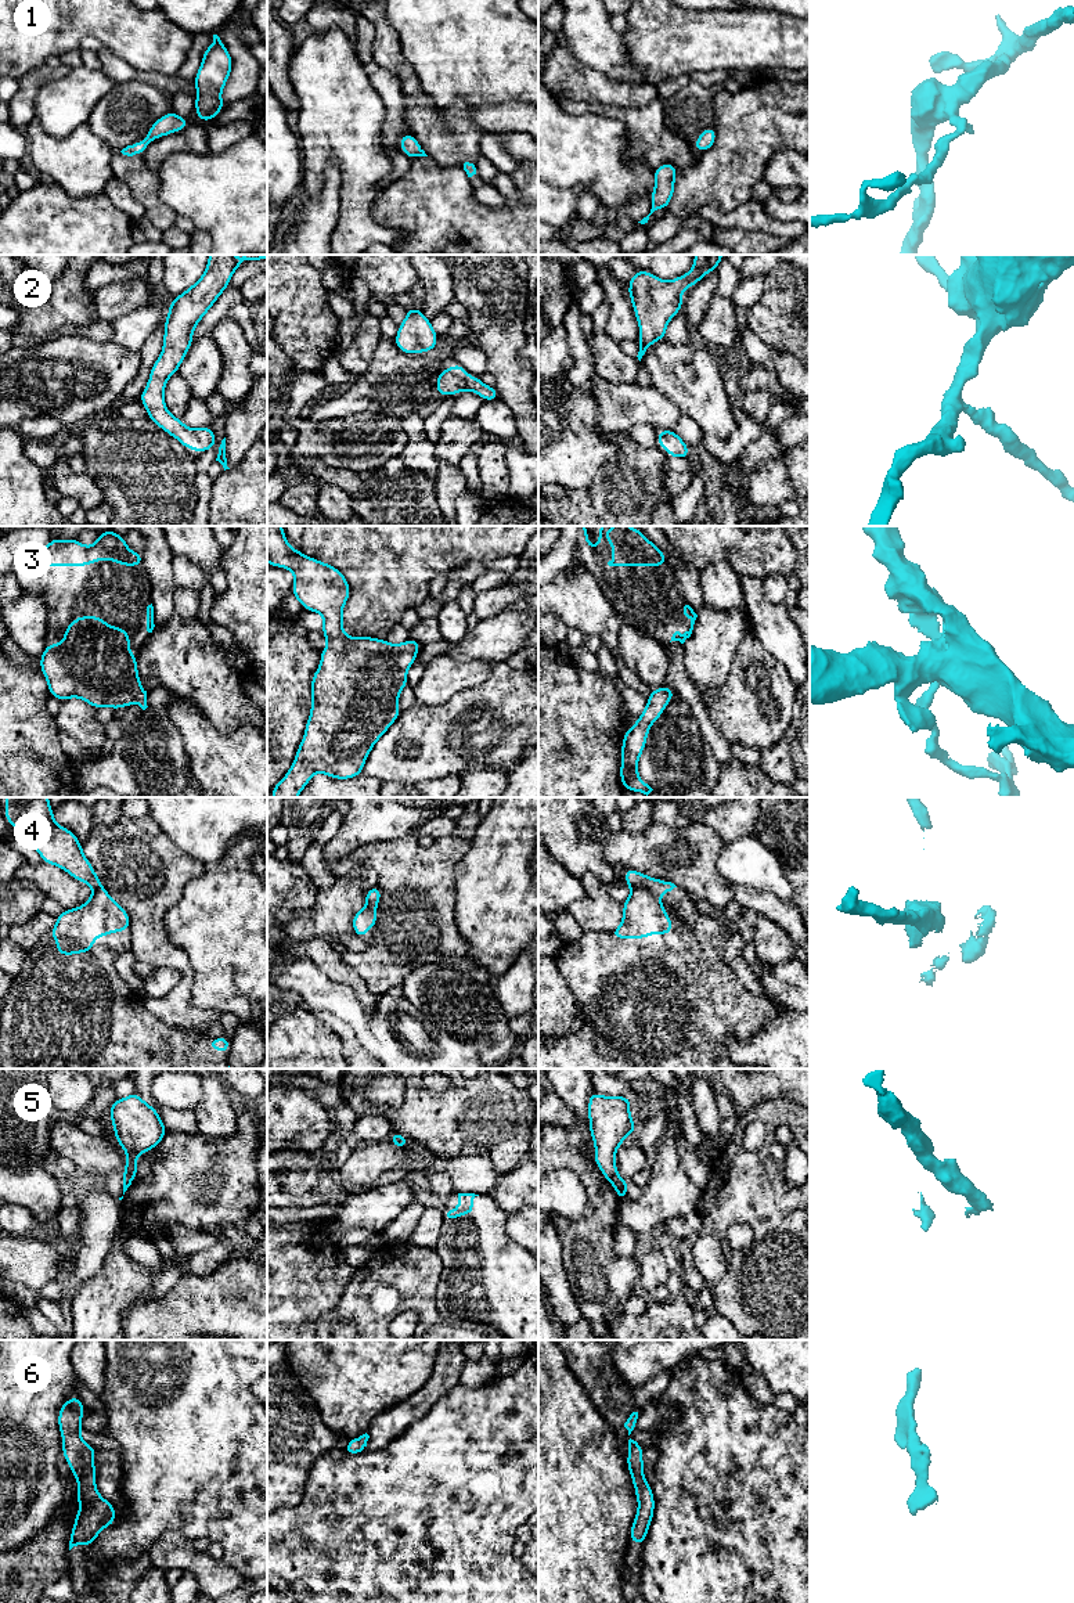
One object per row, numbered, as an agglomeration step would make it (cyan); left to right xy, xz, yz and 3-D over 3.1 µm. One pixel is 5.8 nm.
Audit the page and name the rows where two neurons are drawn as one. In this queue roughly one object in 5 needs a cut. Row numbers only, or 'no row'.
5

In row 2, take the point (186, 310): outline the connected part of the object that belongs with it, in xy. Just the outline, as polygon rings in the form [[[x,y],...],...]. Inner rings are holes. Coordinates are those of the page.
[[[209,255],[205,273],[181,295],[170,302],[163,324],[163,349],[154,363],[149,379],[138,400],[148,411],[148,418],[185,449],[201,451],[212,449],[216,435],[212,428],[191,429],[169,413],[165,404],[165,385],[179,371],[192,345],[192,334],[202,317],[230,285],[234,271],[248,260],[263,260],[267,255]]]

